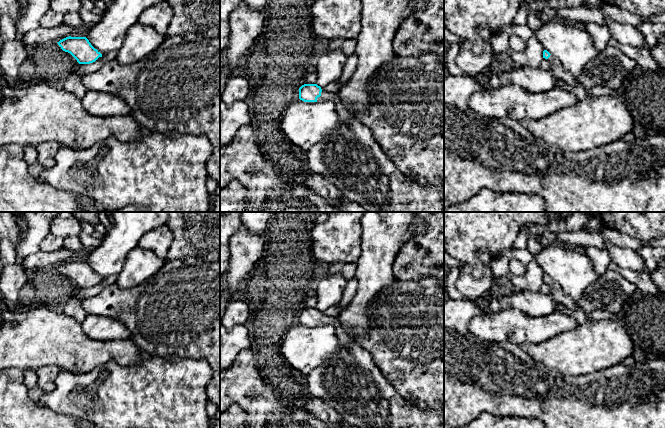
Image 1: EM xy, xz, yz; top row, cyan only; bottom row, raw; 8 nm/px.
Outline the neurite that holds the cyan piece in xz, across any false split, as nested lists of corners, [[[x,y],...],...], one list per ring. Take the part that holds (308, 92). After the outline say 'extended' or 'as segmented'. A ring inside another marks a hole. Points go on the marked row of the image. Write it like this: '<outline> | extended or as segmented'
[[[304,84],[299,88],[299,99],[304,102],[334,102],[338,114],[337,126],[306,152],[311,172],[318,173],[335,185],[351,201],[357,202],[369,212],[443,212],[444,188],[440,186],[420,186],[402,173],[386,156],[384,150],[374,140],[371,129],[357,118],[351,117],[337,94],[324,91],[317,84]]] | extended

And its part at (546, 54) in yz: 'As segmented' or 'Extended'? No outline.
Extended

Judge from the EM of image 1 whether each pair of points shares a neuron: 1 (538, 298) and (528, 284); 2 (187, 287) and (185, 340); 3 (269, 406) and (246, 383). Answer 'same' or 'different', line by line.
1: different
2: same
3: same

